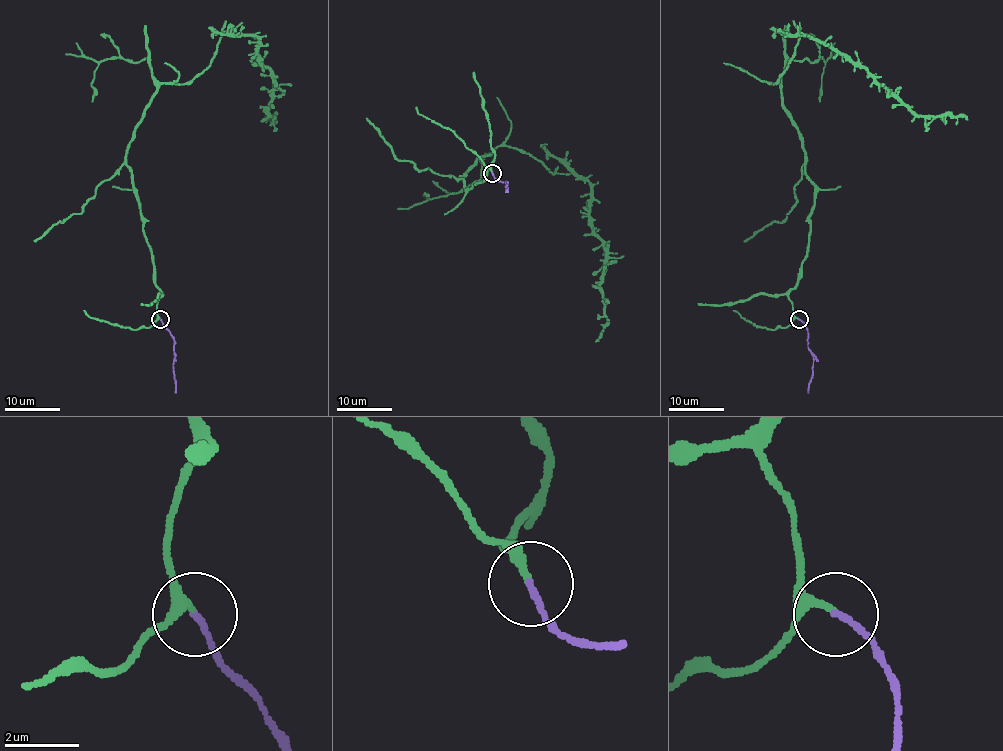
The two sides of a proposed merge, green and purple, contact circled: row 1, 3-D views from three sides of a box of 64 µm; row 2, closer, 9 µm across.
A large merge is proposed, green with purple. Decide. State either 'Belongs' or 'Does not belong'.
Belongs

